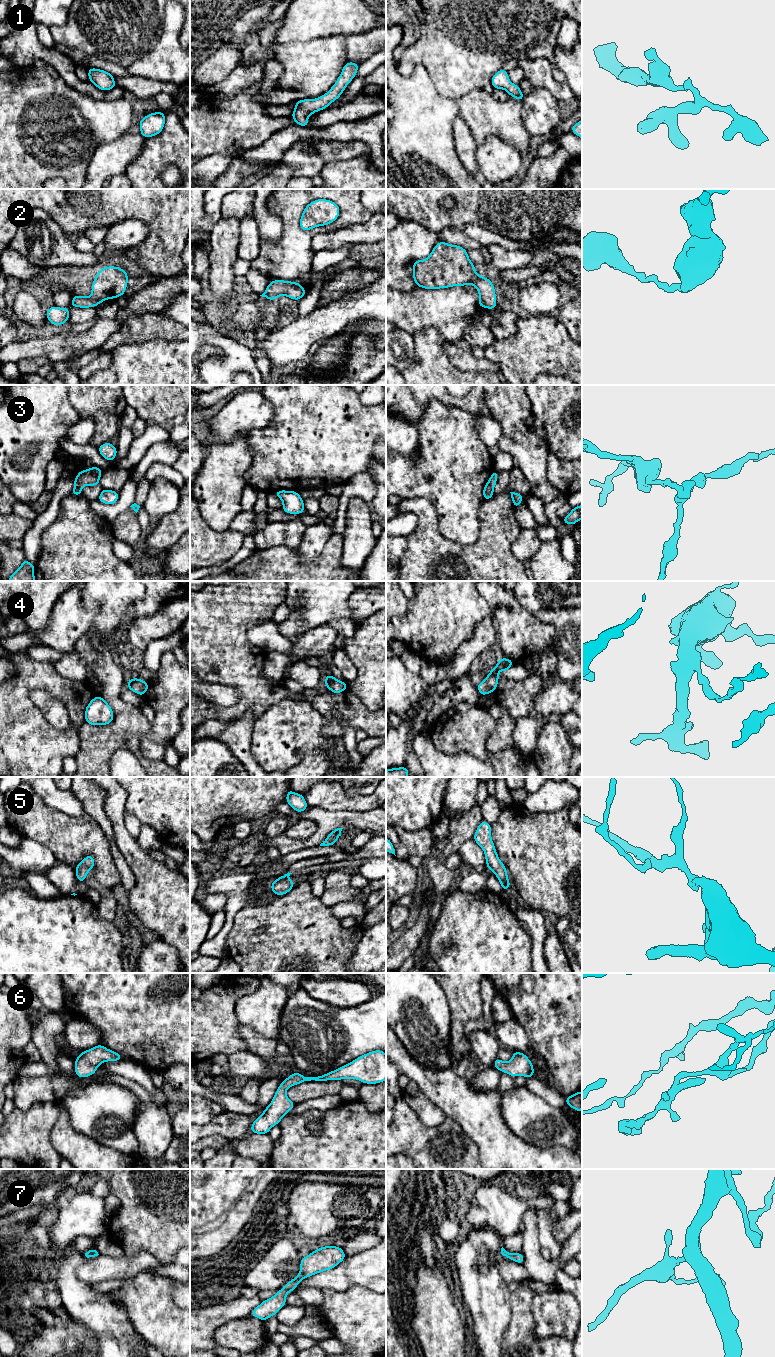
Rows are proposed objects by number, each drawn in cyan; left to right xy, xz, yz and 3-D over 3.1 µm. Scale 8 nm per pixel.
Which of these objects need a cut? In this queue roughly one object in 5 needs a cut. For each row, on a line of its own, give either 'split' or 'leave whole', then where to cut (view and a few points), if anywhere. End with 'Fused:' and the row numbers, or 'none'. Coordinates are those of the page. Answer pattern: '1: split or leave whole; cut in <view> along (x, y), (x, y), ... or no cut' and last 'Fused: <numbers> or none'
1: leave whole; no cut
2: leave whole; no cut
3: leave whole; no cut
4: leave whole; no cut
5: leave whole; no cut
6: leave whole; no cut
7: leave whole; no cut
Fused: none

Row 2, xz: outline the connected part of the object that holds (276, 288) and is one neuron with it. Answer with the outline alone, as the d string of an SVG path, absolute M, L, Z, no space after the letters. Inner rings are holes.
M272 280L268 284L265 292L260 295L268 300L275 300L281 295L287 298L300 300L307 293L307 289L301 287L301 283L285 281L285 280Z

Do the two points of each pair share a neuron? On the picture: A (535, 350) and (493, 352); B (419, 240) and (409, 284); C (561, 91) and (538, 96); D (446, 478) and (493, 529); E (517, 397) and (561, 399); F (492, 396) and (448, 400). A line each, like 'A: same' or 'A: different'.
A: same
B: same
C: different
D: different
E: different
F: different

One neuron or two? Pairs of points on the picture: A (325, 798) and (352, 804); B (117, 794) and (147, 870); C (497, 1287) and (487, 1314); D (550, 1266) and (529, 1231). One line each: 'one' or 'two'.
A: one
B: one
C: one
D: one

